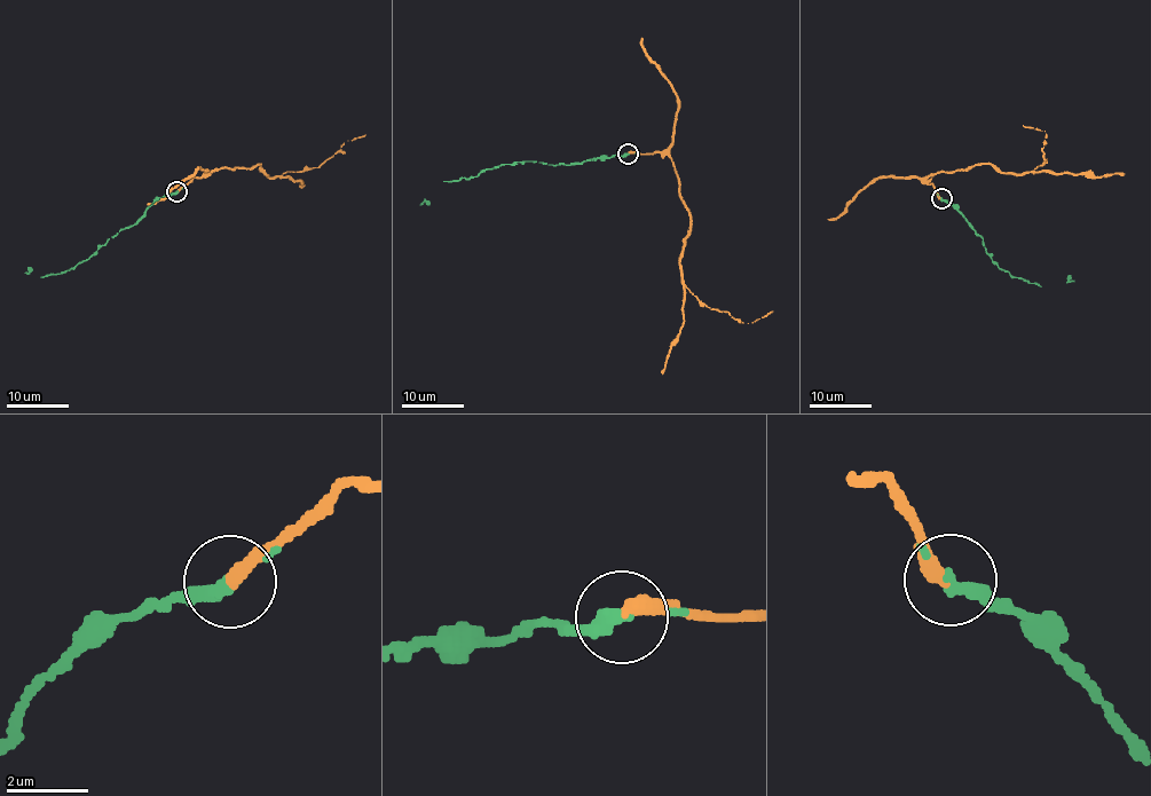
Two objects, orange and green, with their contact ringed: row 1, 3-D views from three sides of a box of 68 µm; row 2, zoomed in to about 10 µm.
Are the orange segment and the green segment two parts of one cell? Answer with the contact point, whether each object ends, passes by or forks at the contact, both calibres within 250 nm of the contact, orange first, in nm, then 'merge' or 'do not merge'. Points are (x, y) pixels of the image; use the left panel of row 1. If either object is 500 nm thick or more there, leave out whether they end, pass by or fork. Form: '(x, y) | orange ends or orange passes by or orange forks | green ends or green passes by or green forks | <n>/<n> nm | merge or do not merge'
(176, 191) | orange ends | green passes by | 320/280 nm | merge

